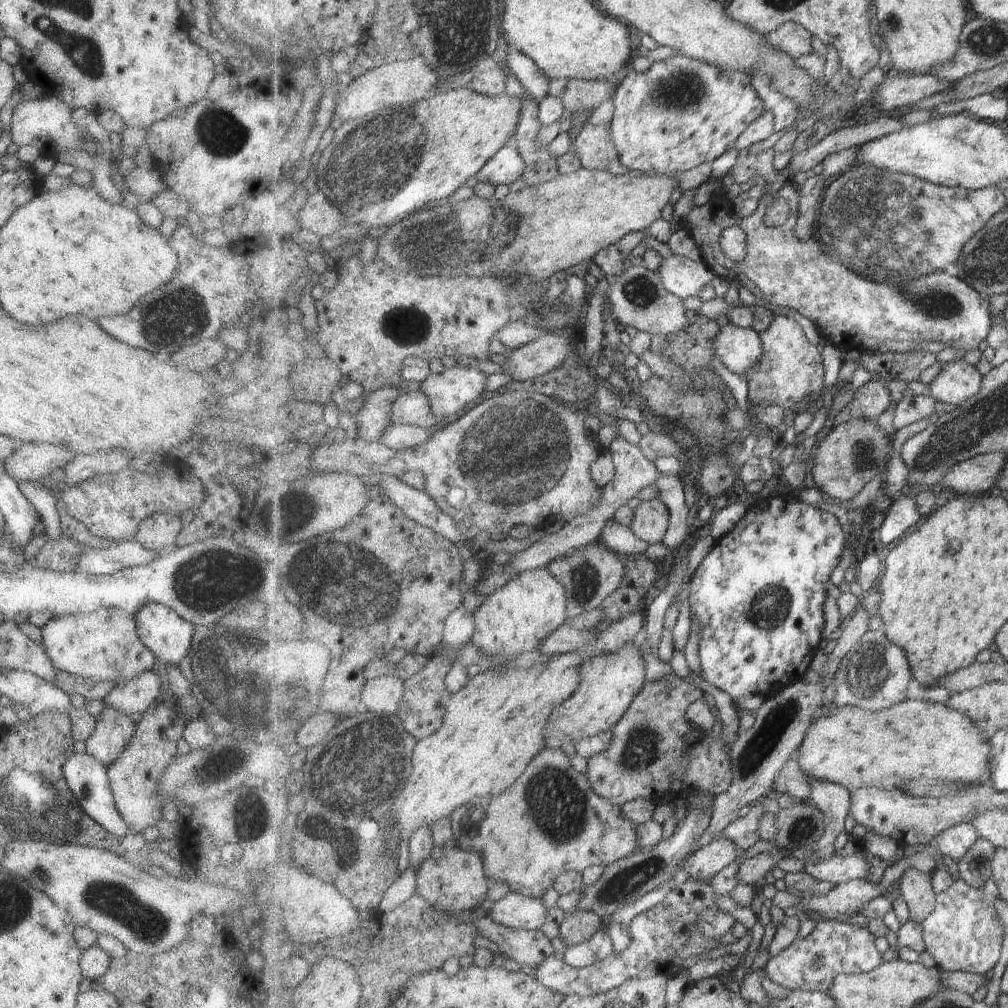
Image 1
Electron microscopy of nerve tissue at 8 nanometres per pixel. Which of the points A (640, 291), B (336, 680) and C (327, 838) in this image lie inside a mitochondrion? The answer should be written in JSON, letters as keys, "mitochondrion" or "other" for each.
{"A":"mitochondrion","B":"other","C":"mitochondrion"}

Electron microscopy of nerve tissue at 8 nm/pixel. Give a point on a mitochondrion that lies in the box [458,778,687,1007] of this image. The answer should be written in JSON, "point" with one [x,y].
{"point":[622,883]}

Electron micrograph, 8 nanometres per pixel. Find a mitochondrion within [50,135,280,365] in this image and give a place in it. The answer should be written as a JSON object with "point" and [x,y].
{"point":[161,312]}

